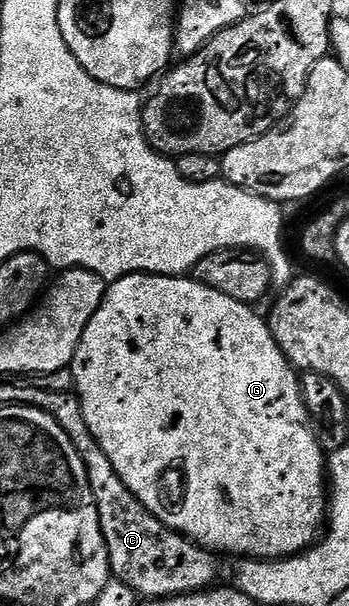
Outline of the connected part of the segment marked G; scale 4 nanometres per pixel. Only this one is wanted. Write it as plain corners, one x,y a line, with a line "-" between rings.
129,274
123,278
118,278
115,282
107,285
106,295
96,312
96,316
92,316
88,328
84,328
84,336
80,336
80,344
76,348
76,356
72,363
74,390
76,391
78,403
82,405
84,420
88,424
92,436
96,436
100,448
104,448
104,456
108,456
108,460
112,460
112,468
116,468
120,480
124,480
124,484
132,492
132,496
136,496
136,500
140,500
140,504
144,504
144,508
148,508
148,512
152,512
152,516
156,516
156,520
160,520
168,528
176,531
177,534
184,535
190,541
195,542
197,546
218,556
223,556
222,554
239,554
237,557
242,560
290,558
293,554
300,554
309,550
315,542
319,541
320,535
323,533
324,523
328,518
328,458
322,449
322,445
318,442
318,437
314,434
314,427
310,425
310,414
306,410
306,405
302,399
302,383
299,371
290,365
289,360
284,356
284,352
276,344
267,319
263,315
261,318
254,310
257,309
253,305
240,300
232,300
232,296
224,296
224,292
216,292
210,286
206,286
190,276

